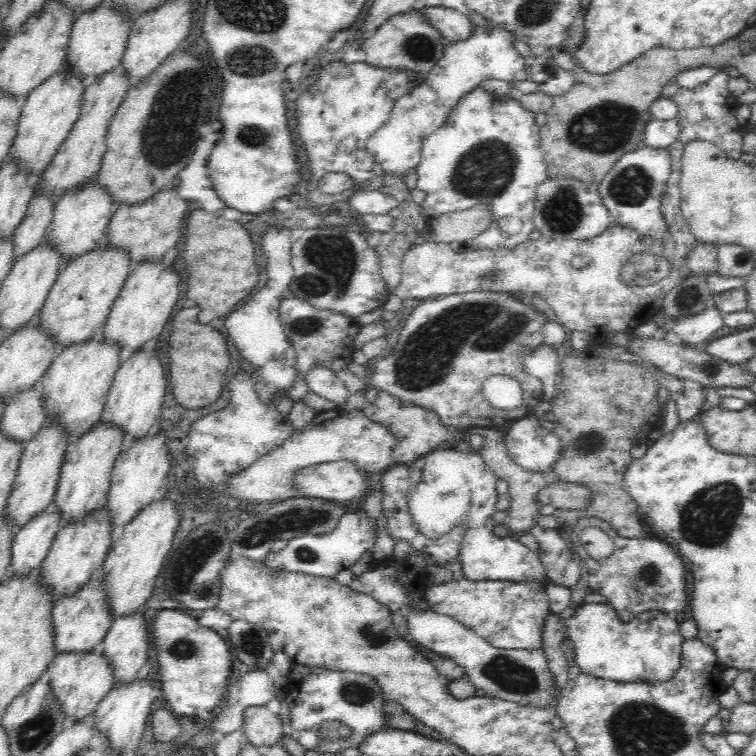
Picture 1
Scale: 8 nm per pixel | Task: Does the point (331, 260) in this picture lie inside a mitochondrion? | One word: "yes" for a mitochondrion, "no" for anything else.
yes

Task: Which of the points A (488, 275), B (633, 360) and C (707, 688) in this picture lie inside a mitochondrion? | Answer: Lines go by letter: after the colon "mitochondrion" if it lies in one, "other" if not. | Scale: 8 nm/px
A: mitochondrion
B: other
C: other

